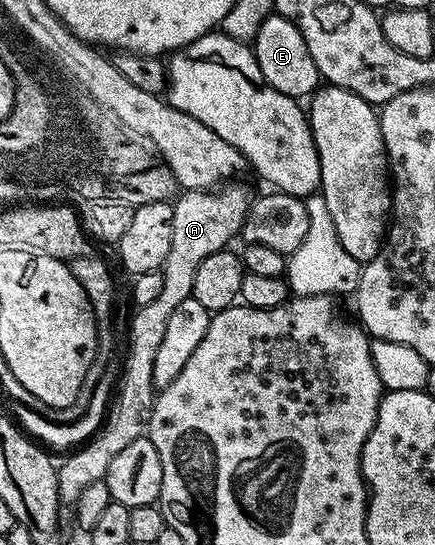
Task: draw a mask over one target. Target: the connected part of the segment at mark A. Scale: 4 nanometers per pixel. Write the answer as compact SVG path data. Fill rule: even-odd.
M226 184L221 188L213 190L182 190L181 193L173 199L172 205L172 244L168 248L166 263L160 267L160 273L164 280L164 285L160 288L160 293L152 304L137 307L133 312L134 319L130 322L130 351L126 354L126 371L121 371L120 381L116 386L116 393L106 411L102 425L93 434L81 448L67 453L66 459L60 462L58 471L58 496L63 503L77 503L78 497L88 488L88 484L100 482L105 479L108 472L108 464L116 460L116 455L123 448L128 448L132 440L143 437L147 433L148 423L150 421L150 411L154 408L154 399L156 397L156 387L154 385L154 365L156 364L156 352L160 349L160 340L164 340L164 332L168 328L168 319L172 317L172 312L180 308L183 300L188 300L194 293L194 281L196 280L196 268L208 260L216 252L227 249L231 245L233 238L237 239L242 232L242 225L246 219L246 213L250 210L252 194L249 194L242 186L238 184Z

